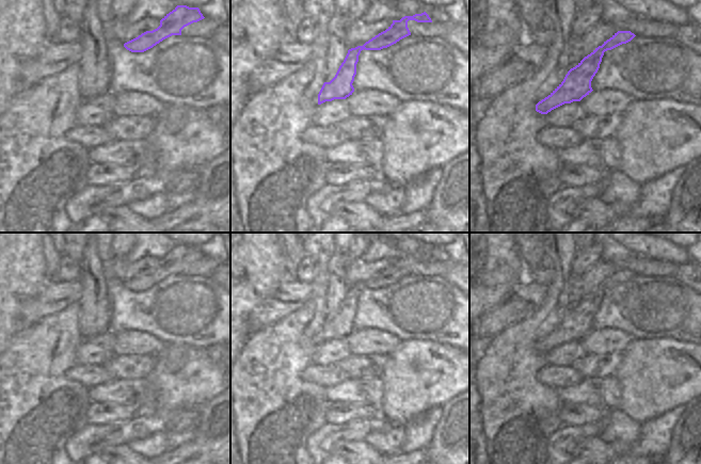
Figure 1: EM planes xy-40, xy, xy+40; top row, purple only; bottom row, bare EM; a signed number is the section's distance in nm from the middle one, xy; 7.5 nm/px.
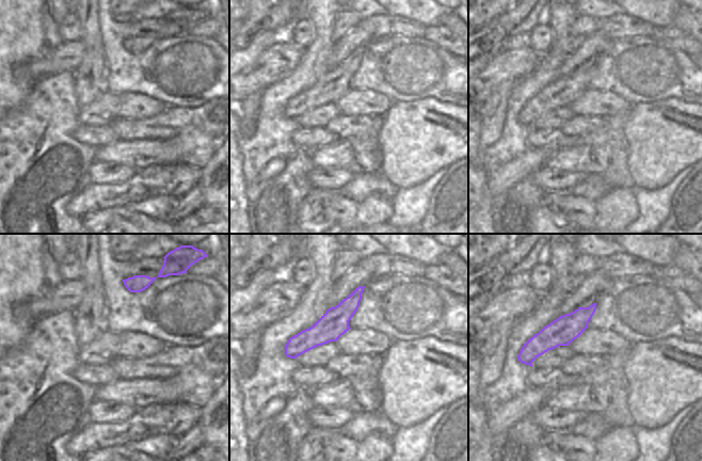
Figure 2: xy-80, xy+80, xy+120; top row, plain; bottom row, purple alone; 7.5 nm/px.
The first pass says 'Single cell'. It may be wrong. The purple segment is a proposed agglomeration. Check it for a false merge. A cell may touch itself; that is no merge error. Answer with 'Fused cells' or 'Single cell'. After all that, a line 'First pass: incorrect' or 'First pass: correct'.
Single cell.
First pass: correct

